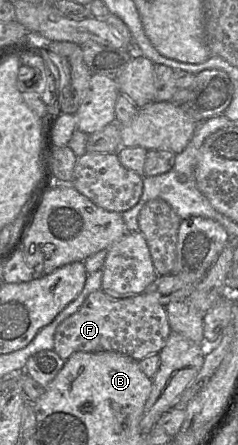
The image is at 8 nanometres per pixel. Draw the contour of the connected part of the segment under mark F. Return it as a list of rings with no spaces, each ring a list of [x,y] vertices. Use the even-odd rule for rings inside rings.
[[[100,289],[56,328],[54,351],[65,361],[76,352],[116,352],[140,361],[159,353],[170,333],[167,310],[155,297],[141,293],[116,299]]]

